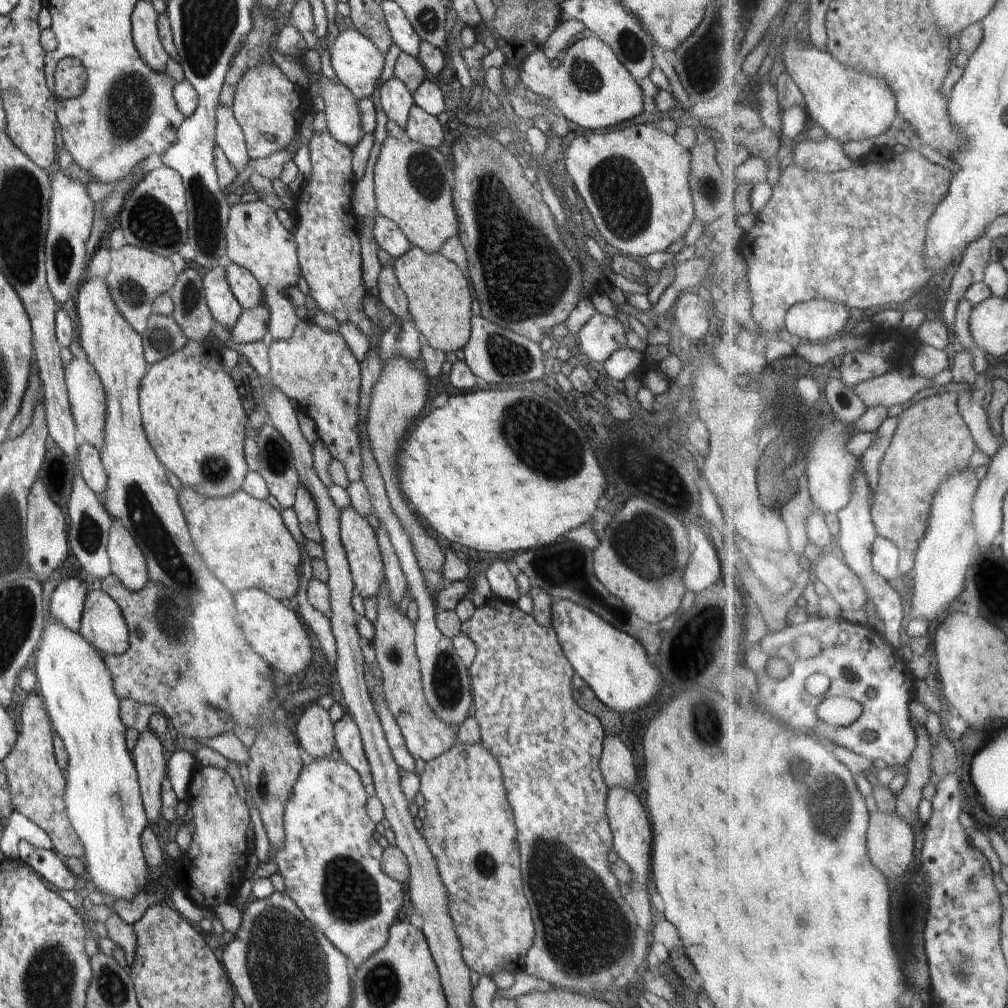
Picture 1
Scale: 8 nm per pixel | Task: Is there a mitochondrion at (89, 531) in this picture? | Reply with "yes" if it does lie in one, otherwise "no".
yes

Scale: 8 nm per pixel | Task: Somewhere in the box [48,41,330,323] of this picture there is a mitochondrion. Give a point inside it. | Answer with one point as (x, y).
(130, 101)

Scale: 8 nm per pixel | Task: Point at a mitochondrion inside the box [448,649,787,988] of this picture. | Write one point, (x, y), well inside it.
(585, 931)

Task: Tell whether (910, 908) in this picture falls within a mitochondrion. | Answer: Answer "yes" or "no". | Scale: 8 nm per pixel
yes

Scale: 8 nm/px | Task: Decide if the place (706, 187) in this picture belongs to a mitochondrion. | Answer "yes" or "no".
yes

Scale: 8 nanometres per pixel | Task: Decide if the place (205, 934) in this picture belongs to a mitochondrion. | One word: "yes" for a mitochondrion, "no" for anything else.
no

